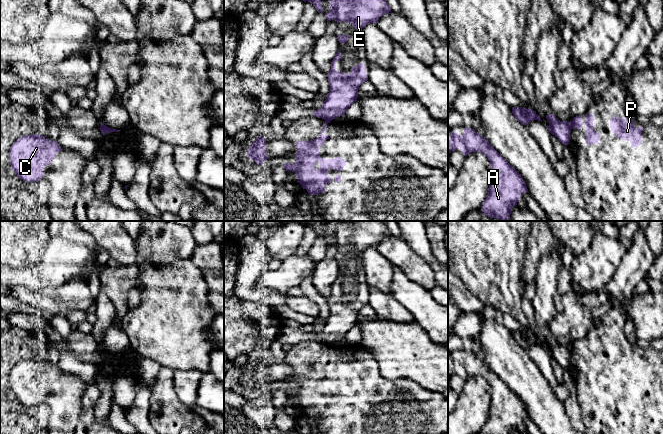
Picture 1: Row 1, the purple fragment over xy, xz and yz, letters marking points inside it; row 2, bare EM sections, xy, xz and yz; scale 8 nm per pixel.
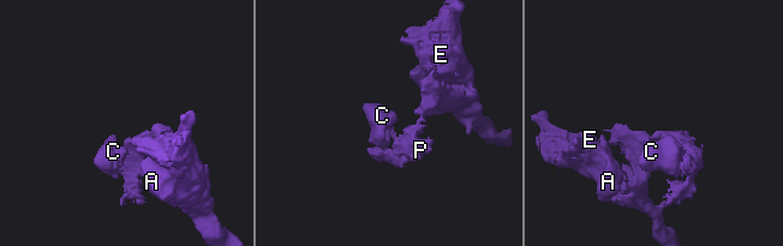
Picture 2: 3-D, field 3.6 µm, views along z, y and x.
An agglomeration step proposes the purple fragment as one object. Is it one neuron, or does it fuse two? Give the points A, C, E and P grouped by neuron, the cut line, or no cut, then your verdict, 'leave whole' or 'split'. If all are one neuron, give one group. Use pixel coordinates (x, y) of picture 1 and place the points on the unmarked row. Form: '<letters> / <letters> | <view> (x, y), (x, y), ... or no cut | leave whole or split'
A E / C P | yz (569, 346), (571, 352) | split

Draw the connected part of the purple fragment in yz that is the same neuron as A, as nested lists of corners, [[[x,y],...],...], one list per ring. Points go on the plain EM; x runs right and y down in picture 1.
[[[465,351],[462,359],[458,359],[456,355],[448,359],[448,378],[458,371],[465,381],[472,376],[481,376],[490,385],[490,409],[481,434],[512,434],[512,431],[517,429],[521,417],[528,416],[518,395],[474,353]]]

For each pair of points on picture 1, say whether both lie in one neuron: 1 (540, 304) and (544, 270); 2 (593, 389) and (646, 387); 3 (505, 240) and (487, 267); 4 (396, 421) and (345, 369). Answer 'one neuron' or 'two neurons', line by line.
1: one neuron
2: one neuron
3: one neuron
4: one neuron

